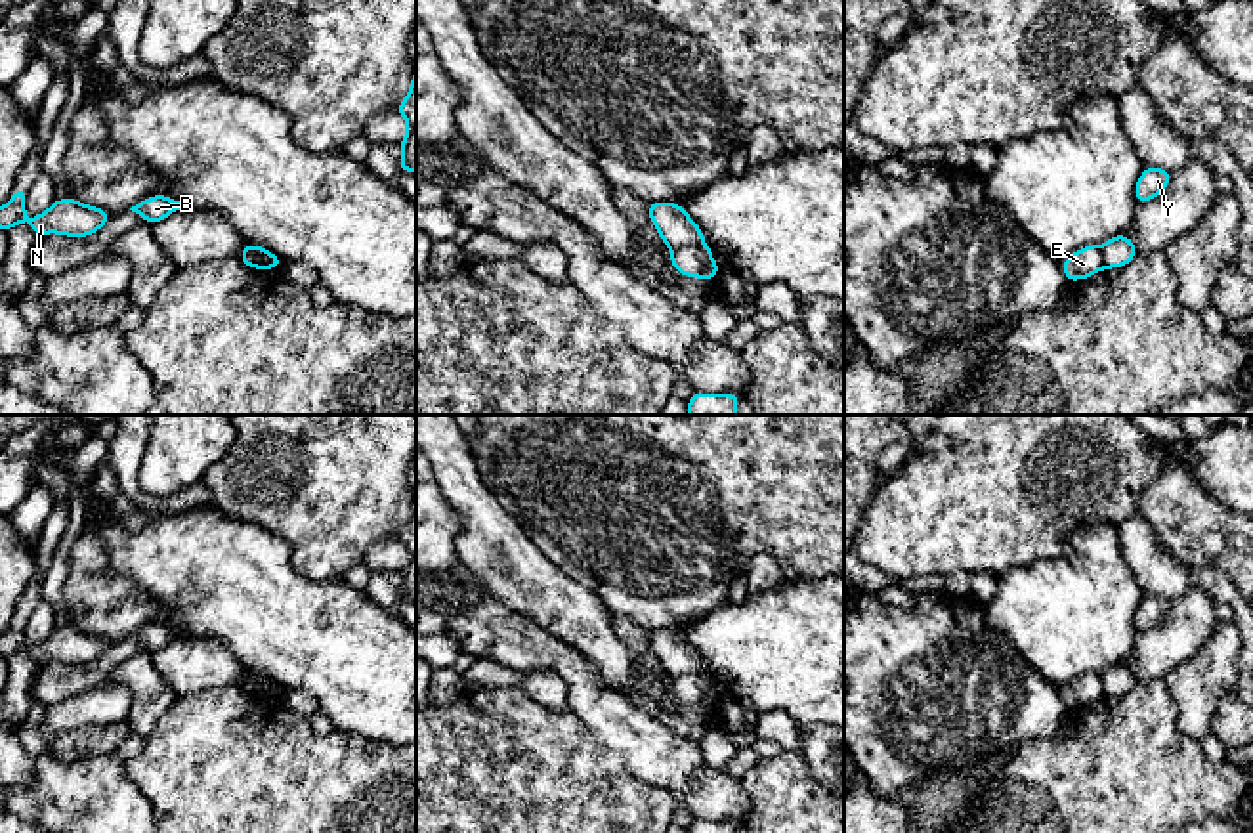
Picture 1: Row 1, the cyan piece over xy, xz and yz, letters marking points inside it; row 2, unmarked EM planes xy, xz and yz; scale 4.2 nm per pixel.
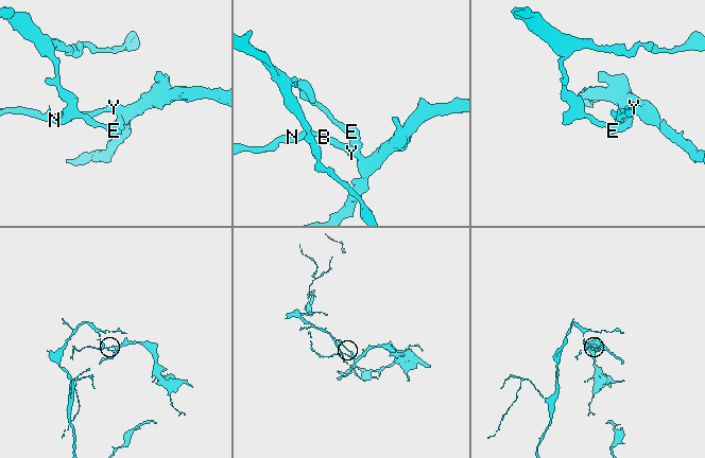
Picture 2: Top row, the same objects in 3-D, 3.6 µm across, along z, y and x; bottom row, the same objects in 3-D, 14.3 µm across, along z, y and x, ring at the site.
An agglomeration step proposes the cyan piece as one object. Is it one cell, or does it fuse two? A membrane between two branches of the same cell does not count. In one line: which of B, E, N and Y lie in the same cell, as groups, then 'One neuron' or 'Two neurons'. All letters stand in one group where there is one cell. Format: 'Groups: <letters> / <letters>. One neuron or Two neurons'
Groups: B N Y / E. Two neurons

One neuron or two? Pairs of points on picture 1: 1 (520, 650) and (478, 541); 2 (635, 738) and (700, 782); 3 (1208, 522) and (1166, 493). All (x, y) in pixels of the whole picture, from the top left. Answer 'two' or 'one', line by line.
1: two
2: one
3: one

